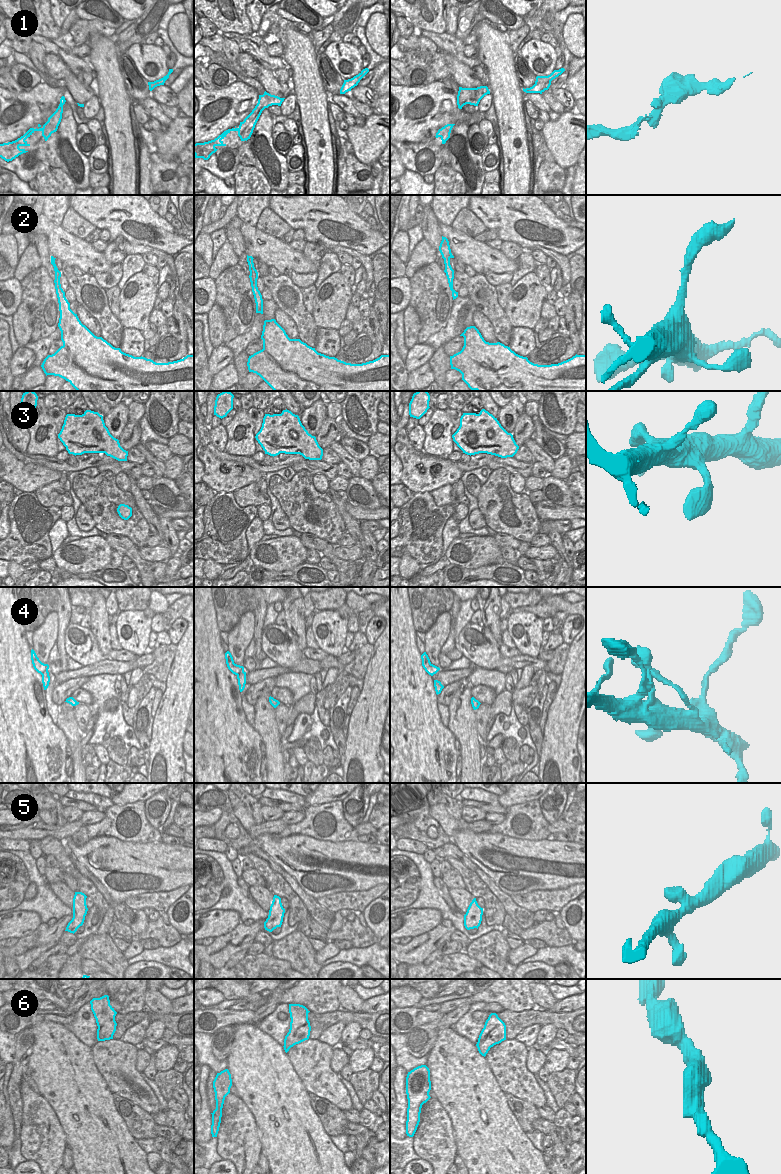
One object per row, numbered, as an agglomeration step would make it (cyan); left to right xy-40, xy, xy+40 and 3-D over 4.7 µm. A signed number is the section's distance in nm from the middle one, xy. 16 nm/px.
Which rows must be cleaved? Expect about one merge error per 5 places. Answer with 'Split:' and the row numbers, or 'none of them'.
Split: none of them.

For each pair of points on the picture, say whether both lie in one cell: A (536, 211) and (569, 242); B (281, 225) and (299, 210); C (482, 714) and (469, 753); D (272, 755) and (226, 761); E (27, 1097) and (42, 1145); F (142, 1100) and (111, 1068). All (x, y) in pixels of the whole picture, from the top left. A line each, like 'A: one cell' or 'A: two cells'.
A: one cell
B: two cells
C: two cells
D: two cells
E: one cell
F: one cell

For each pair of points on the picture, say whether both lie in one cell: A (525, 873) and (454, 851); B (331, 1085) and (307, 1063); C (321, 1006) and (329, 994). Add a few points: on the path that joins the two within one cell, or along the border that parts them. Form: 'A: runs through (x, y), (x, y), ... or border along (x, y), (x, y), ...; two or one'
A: border along (452, 840), (477, 866); two
B: runs through (324, 1078), (321, 1071), (313, 1069); one
C: runs through (321, 1003), (326, 997); one

